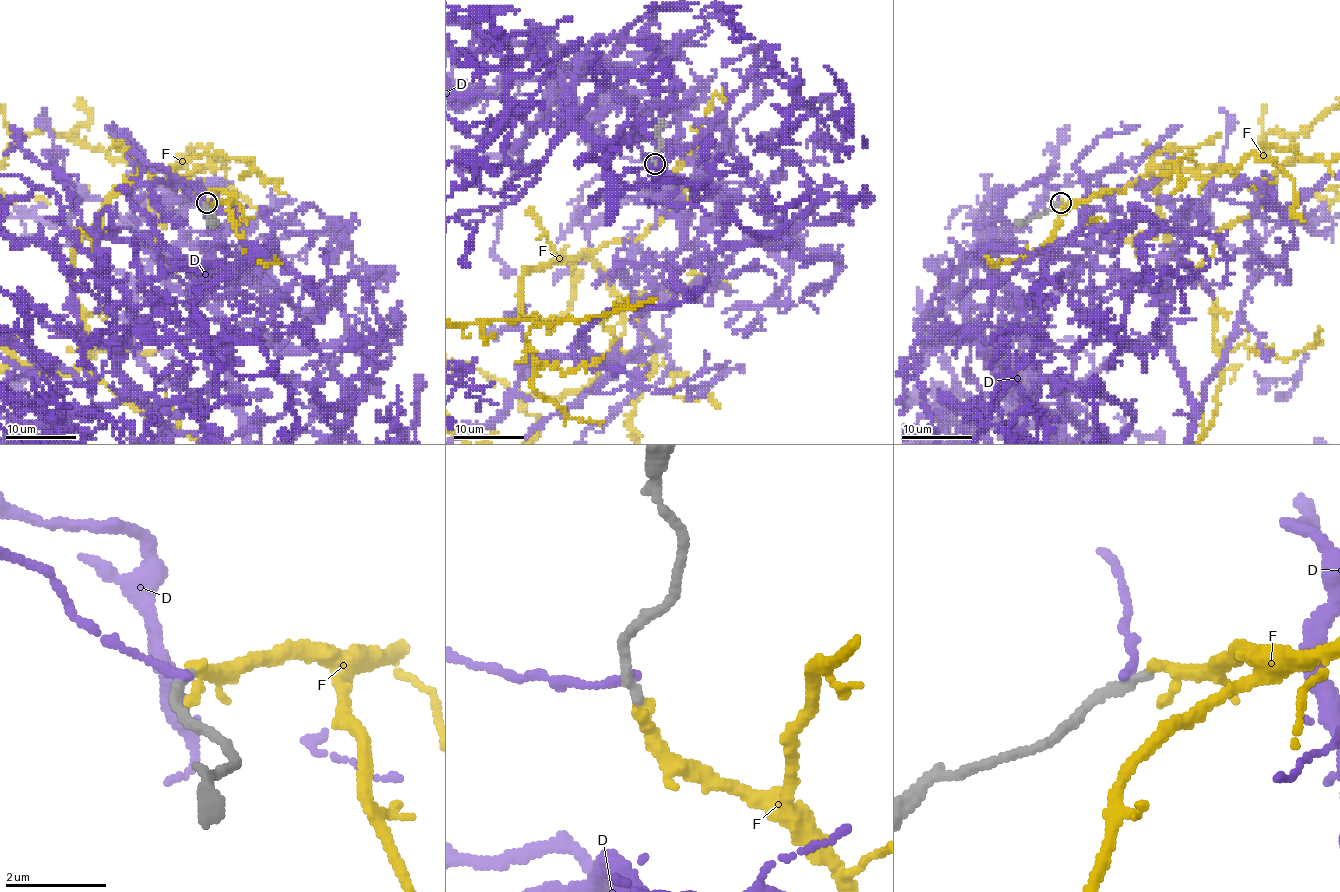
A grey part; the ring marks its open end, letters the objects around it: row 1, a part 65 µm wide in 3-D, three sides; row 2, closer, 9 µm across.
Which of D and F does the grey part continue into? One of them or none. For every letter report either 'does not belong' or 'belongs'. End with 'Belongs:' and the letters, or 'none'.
D: does not belong
F: belongs
Belongs: F

